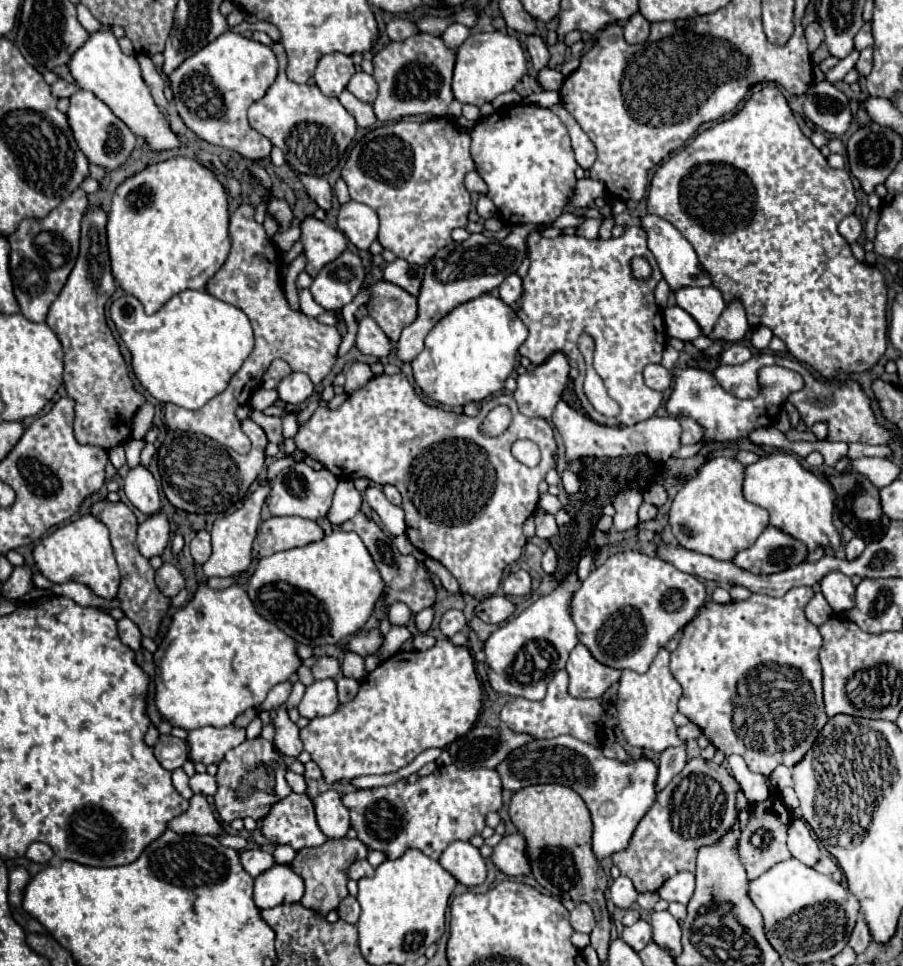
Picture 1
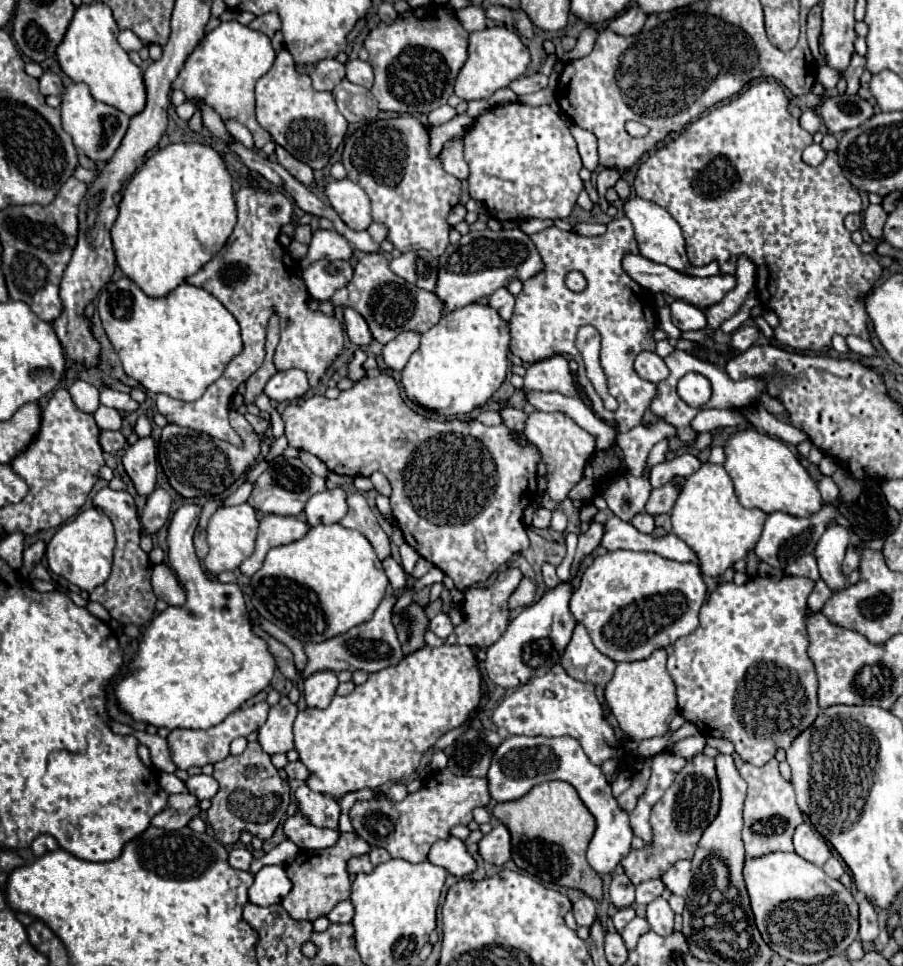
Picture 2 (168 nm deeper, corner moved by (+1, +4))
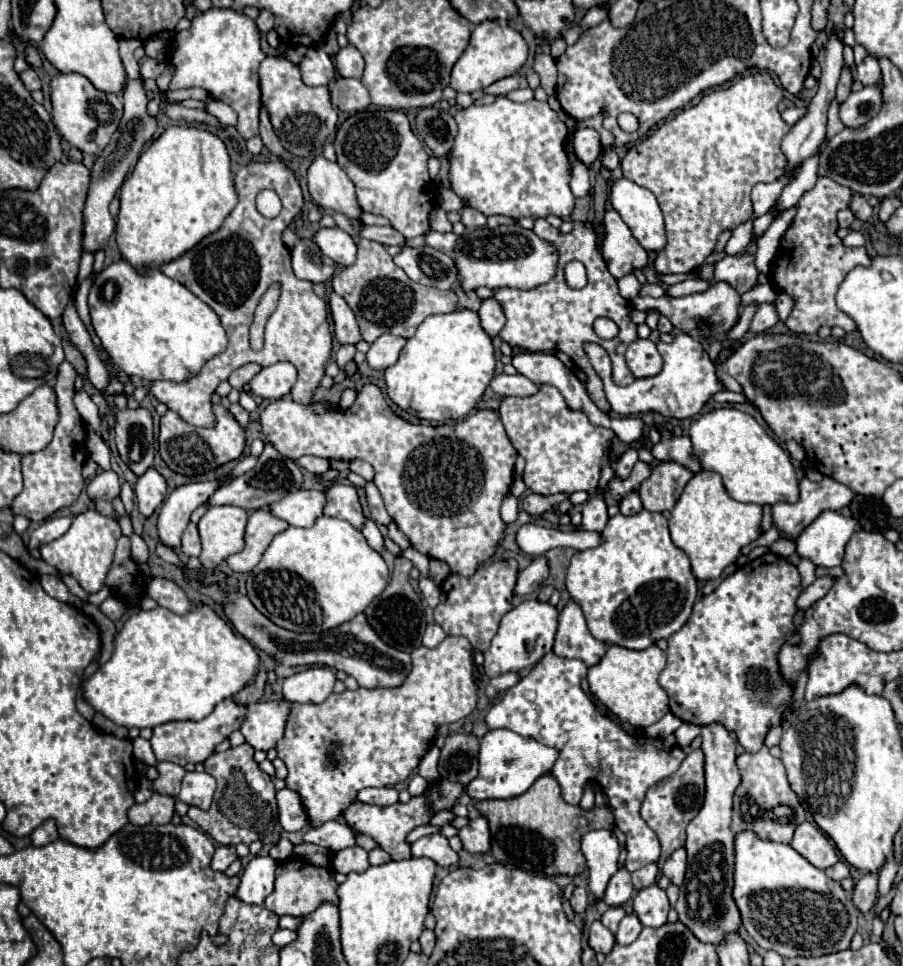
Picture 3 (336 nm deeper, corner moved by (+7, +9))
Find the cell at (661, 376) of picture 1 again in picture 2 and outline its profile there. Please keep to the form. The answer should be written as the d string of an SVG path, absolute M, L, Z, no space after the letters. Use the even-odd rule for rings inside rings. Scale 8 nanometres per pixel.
M644 351L636 357L636 363L634 363L634 369L636 373L650 381L650 383L660 383L668 377L668 369L666 369L666 363L656 355L656 353L650 353L650 351Z

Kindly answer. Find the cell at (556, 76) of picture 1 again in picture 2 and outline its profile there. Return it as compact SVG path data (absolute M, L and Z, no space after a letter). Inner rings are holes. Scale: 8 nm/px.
M532 73L532 75L524 75L516 81L510 83L510 89L516 93L516 95L526 95L526 93L534 93L534 91L540 91L548 85L548 77L542 75L542 73Z

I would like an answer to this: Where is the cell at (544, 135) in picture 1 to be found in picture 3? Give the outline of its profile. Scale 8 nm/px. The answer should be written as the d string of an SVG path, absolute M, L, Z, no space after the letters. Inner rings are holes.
M498 96L488 106L470 106L456 112L458 134L454 146L448 154L450 162L450 186L470 208L480 210L484 216L510 216L510 218L546 218L550 214L568 218L574 208L574 194L568 188L570 182L570 164L568 154L564 152L564 142L568 136L566 124L558 114L548 106L548 102L528 100L512 102L506 96Z

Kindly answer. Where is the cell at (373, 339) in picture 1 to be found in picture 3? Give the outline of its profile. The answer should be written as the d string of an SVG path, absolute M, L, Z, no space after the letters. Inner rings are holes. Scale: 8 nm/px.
M336 292L330 294L330 312L334 320L334 336L340 344L356 344L360 340L360 330L354 318L354 312L342 296Z

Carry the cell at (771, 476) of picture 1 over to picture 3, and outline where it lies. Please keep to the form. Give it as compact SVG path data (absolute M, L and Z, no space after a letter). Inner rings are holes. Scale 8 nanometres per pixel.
M718 408L694 420L688 434L692 440L692 452L698 458L702 470L718 472L726 492L734 500L754 502L760 506L796 500L798 480L792 458L750 414L744 414L736 408Z

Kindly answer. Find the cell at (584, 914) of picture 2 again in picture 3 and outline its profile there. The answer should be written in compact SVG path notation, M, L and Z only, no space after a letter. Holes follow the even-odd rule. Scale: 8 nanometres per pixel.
M578 886L578 888L572 892L570 904L572 904L572 910L574 910L576 914L584 914L584 910L586 910L586 906L588 906L588 890Z

